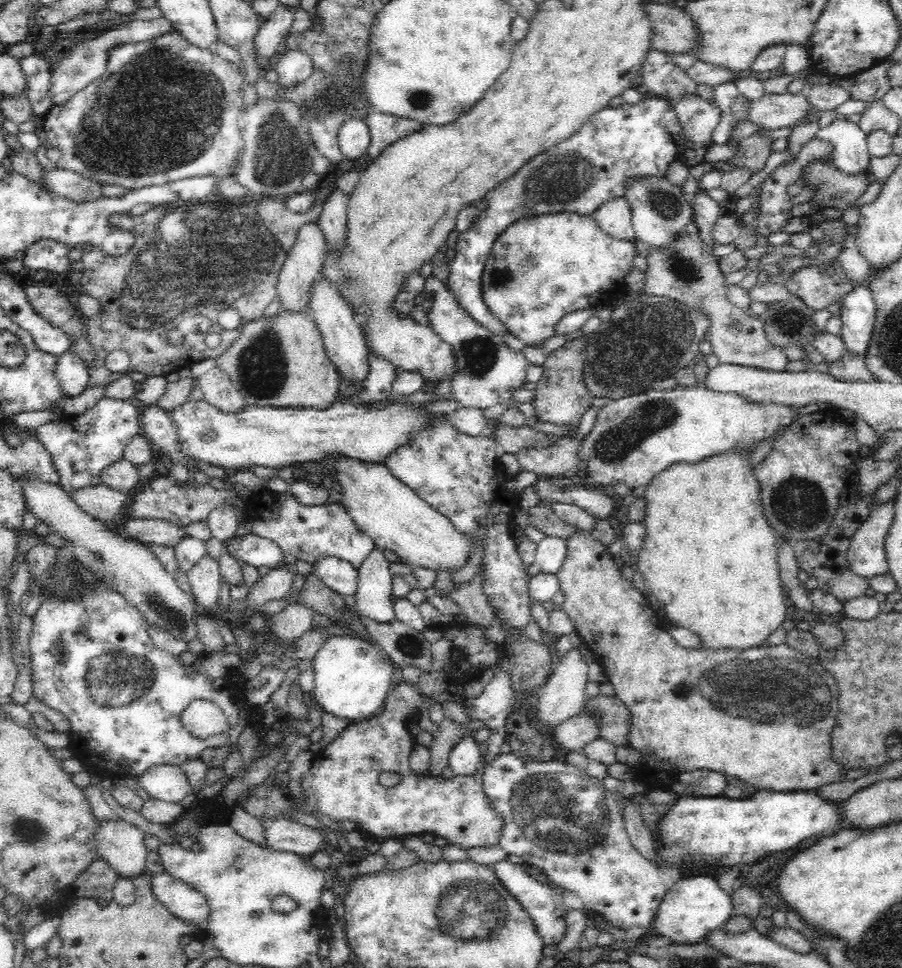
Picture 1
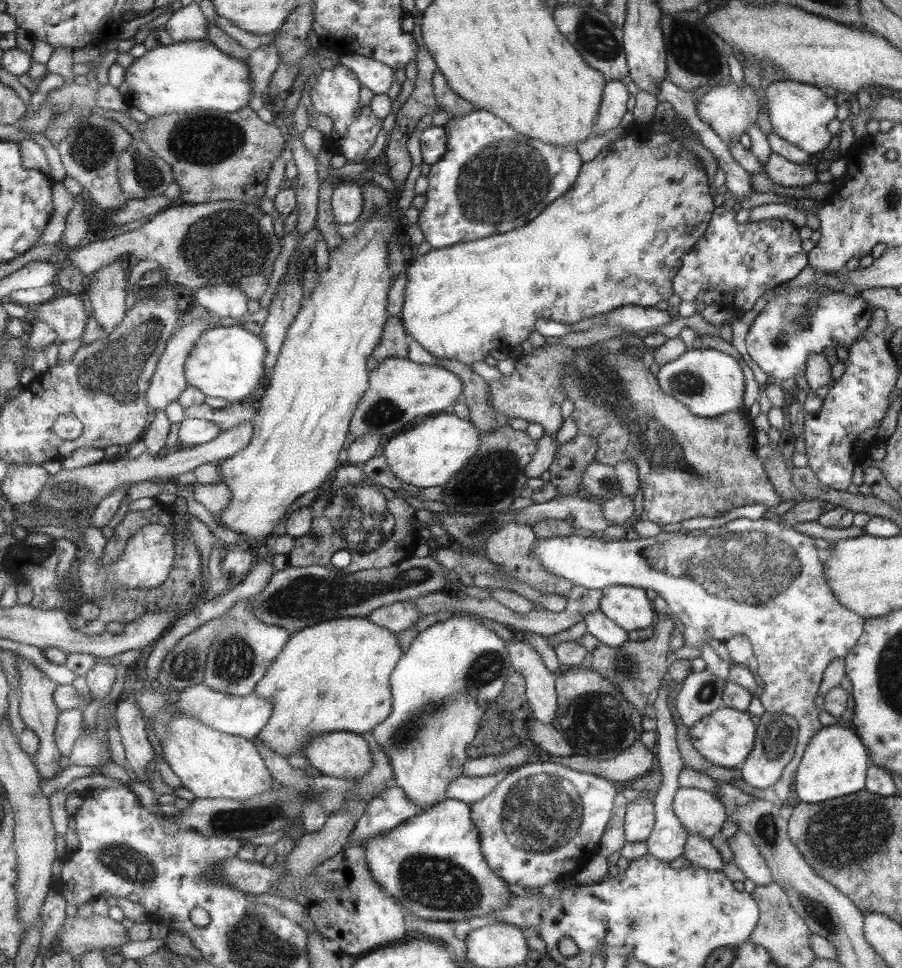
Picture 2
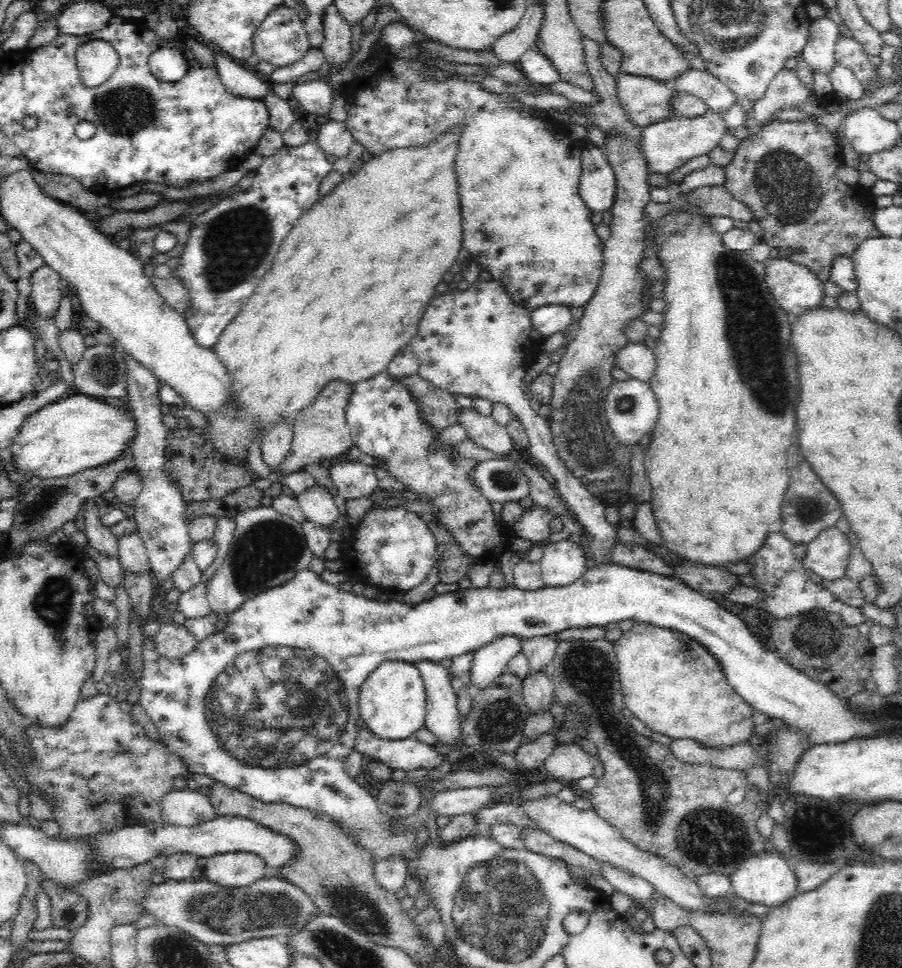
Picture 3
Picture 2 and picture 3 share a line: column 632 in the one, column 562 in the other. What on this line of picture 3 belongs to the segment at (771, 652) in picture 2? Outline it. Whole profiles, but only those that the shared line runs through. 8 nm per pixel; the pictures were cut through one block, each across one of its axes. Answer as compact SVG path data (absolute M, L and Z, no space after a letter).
M568 539L548 543L538 563L546 587L569 586L587 570L584 550Z

